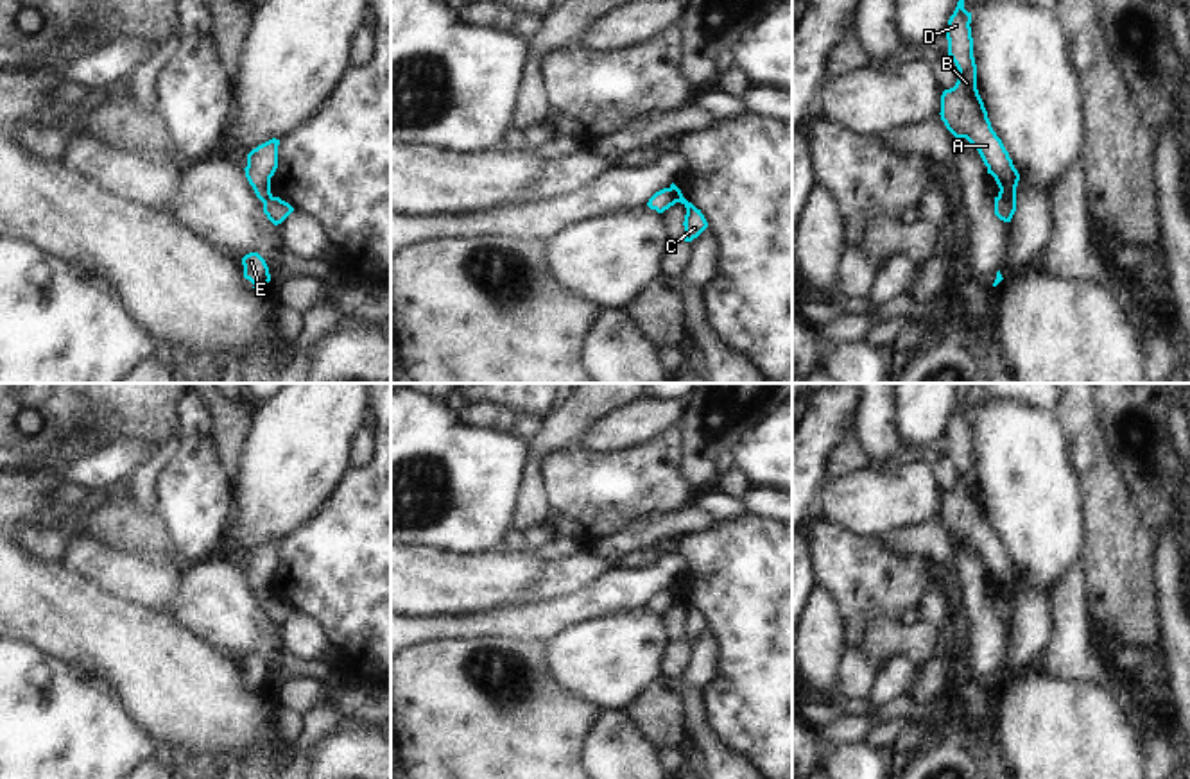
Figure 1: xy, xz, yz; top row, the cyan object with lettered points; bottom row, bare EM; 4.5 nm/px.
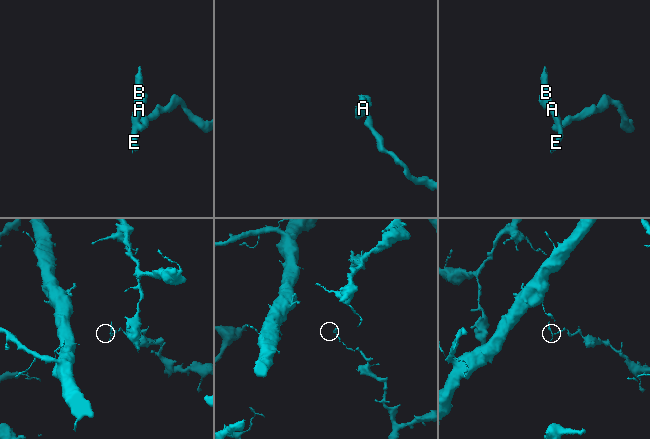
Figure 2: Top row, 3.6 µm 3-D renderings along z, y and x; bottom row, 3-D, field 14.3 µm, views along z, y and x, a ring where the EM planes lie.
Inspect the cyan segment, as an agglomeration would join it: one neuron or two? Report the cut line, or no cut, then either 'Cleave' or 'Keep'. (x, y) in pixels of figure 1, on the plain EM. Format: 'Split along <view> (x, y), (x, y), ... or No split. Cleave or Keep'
Split along yz (999, 597), (1015, 611). Cleave

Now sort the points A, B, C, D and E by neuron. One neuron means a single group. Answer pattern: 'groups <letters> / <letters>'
groups A B D E / C

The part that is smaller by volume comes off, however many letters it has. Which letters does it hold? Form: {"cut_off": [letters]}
{"cut_off": ["A", "B", "D", "E"]}

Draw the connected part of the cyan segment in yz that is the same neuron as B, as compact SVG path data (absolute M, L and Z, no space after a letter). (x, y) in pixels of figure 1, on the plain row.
M961 392L957 408L948 421L948 457L959 471L953 489L941 496L941 521L955 539L966 539L980 555L987 575L1000 589L998 598L1007 600L1016 612L1016 587L1020 575L1002 541L991 528L987 512L977 491L977 466L973 458L971 414L964 410L966 396Z

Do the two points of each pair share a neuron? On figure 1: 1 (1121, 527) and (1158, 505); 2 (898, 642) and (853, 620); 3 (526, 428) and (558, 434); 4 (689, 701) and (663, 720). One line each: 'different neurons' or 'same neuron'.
1: different neurons
2: different neurons
3: different neurons
4: different neurons

